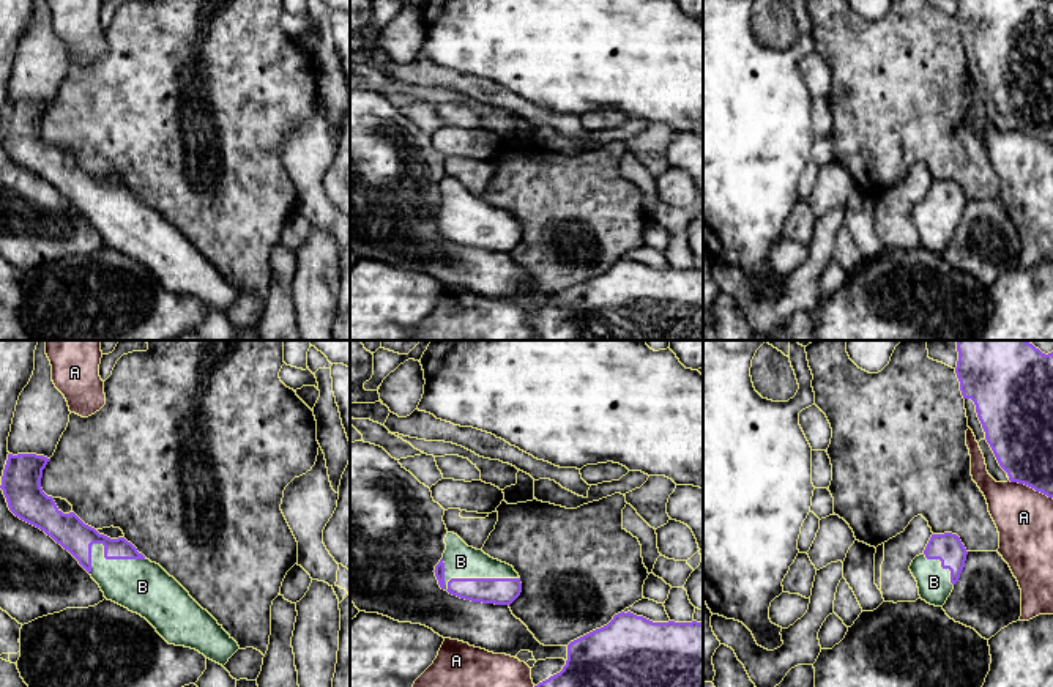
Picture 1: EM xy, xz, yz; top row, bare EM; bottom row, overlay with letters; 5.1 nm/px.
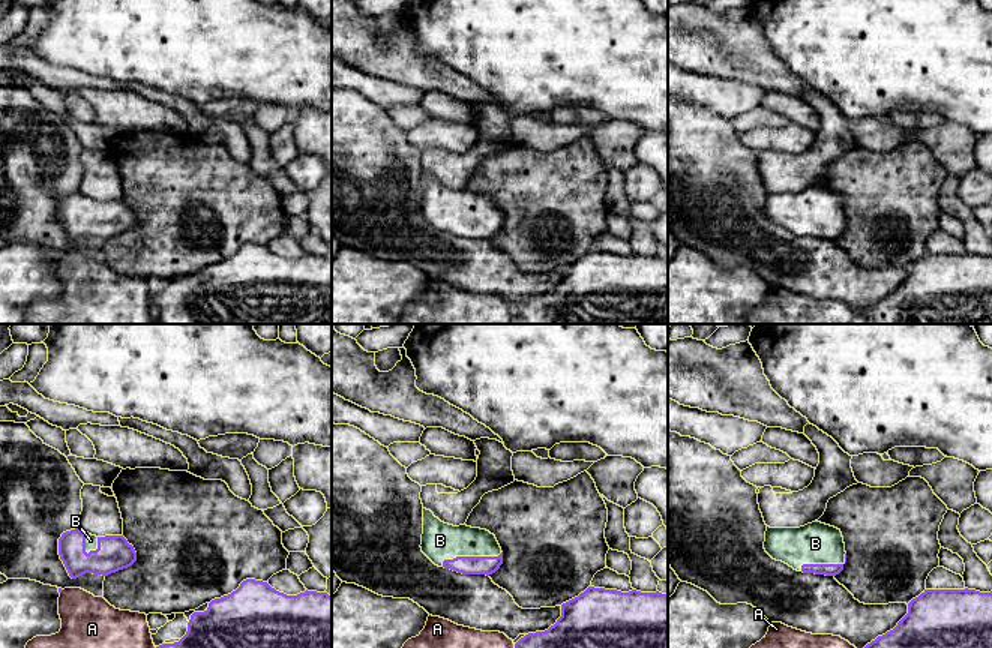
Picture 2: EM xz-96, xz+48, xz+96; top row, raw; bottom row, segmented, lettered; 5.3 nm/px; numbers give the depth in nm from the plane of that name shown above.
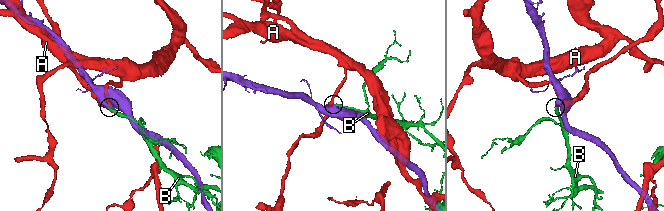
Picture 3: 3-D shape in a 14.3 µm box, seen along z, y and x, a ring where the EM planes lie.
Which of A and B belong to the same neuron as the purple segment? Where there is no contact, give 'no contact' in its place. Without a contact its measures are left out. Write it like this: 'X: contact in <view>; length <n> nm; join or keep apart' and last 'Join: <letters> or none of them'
A: contact in yz; length 240 nm; keep apart
B: contact in xz; length 420 nm; join
Join: B

